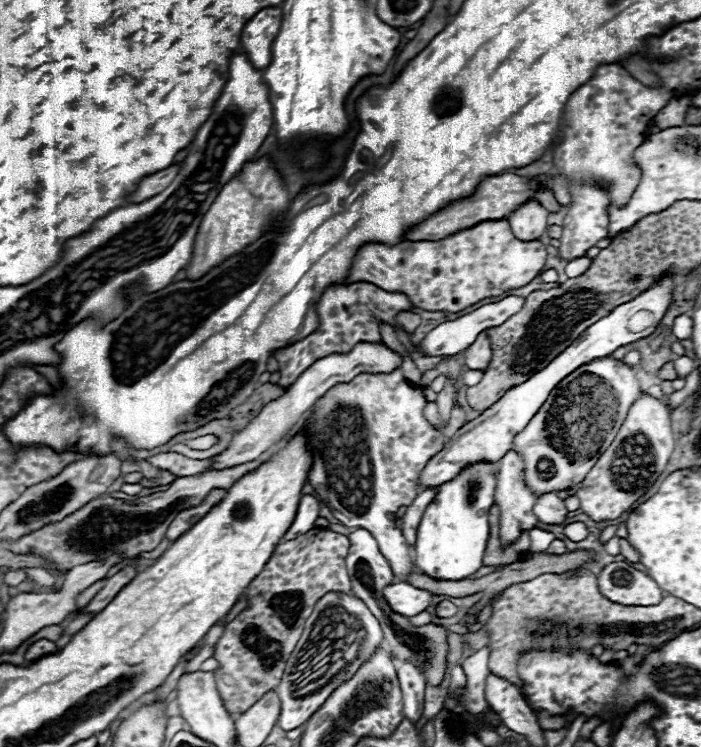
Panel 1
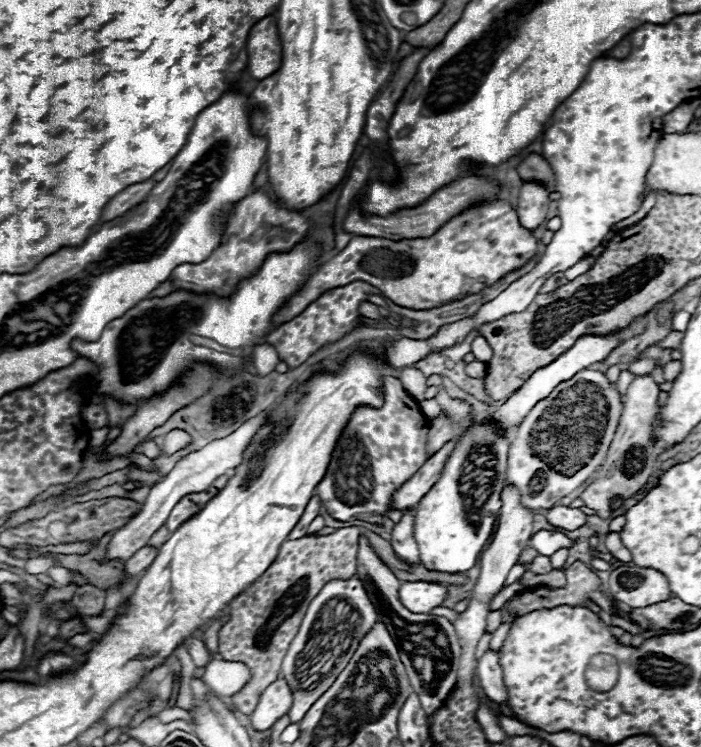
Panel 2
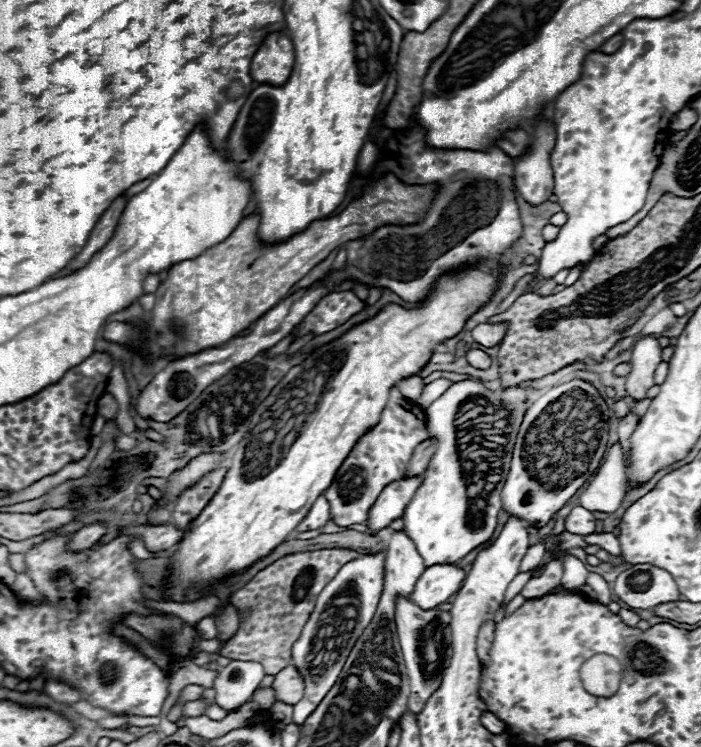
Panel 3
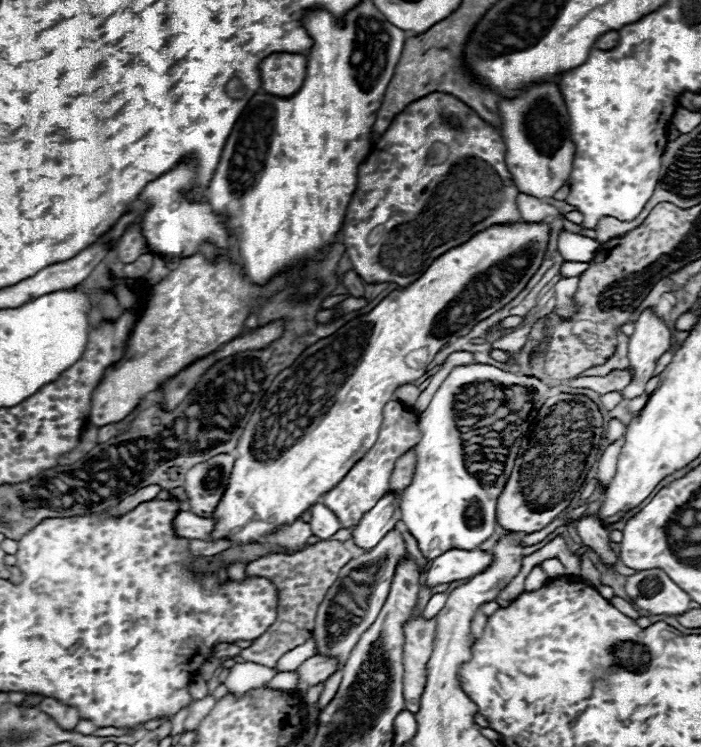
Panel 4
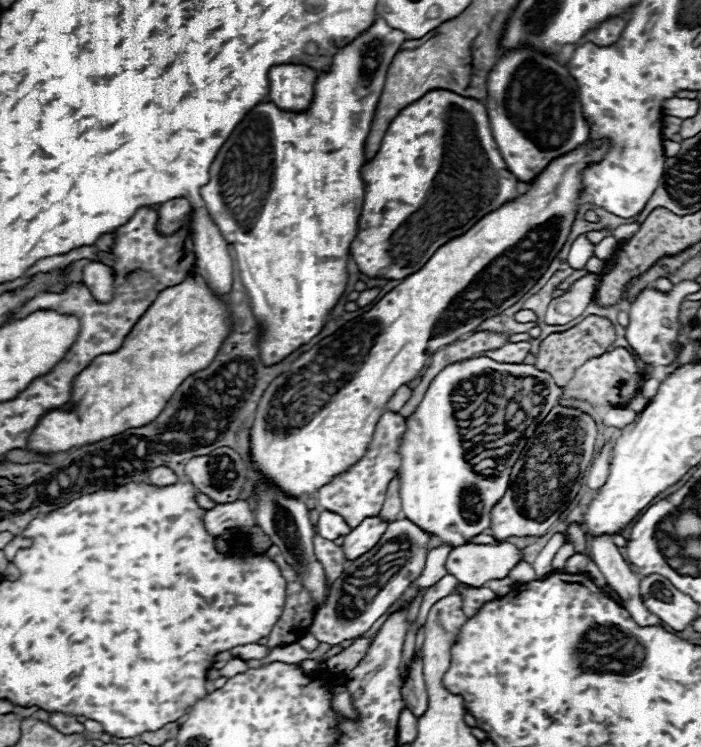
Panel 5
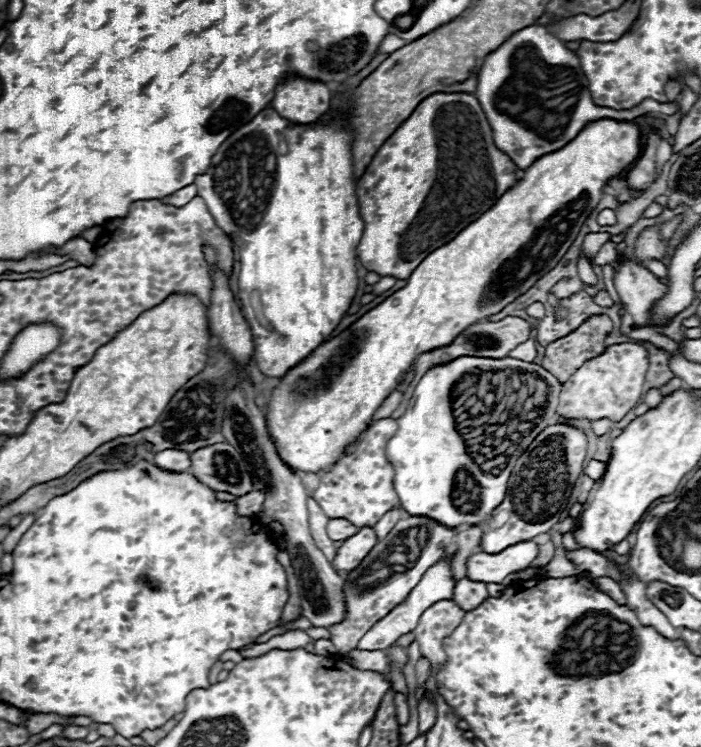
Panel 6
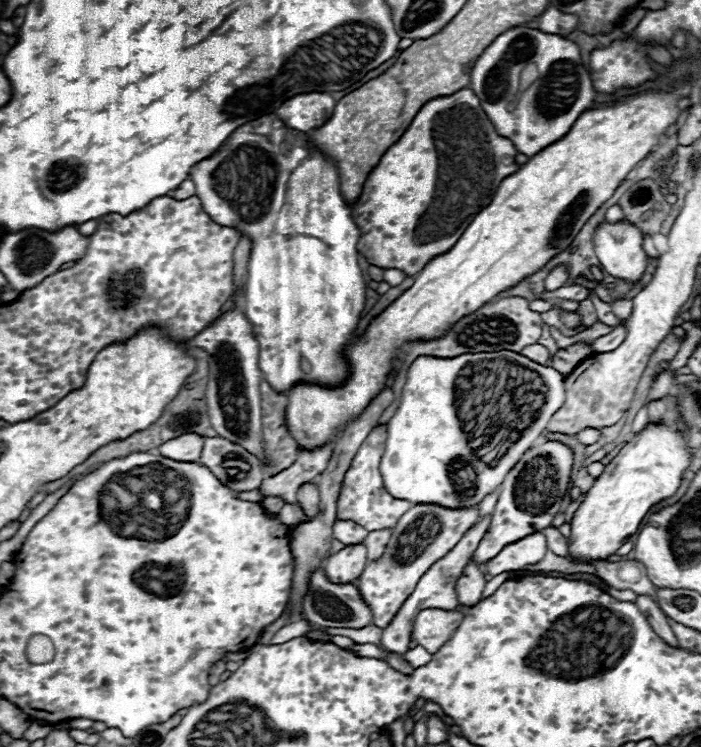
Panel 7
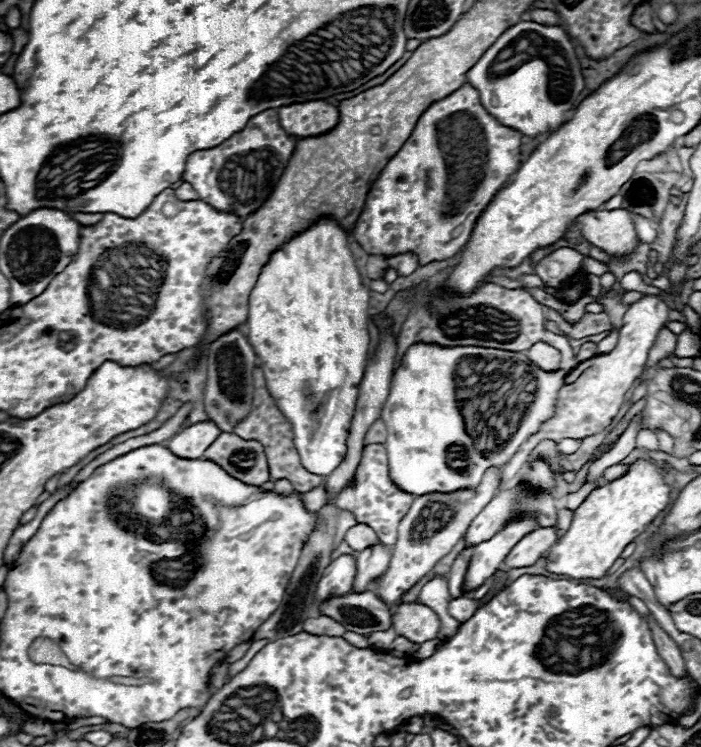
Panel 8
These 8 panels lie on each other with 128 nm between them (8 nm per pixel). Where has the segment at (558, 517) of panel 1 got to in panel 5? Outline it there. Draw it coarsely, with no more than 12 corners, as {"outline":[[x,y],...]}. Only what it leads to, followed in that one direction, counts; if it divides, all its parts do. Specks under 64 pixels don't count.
{"outline":[[612,536],[592,538],[592,560],[638,626],[664,626],[644,608],[640,578]]}

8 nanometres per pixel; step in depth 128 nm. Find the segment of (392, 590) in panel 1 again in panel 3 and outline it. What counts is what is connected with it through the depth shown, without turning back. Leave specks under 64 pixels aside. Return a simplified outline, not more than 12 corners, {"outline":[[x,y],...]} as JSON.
{"outline":[[458,564],[424,570],[410,600],[424,610],[460,590],[466,572]]}

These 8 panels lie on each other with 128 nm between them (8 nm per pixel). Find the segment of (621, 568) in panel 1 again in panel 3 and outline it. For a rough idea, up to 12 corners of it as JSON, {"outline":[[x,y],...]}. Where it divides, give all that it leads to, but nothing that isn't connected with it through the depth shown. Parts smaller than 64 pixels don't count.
{"outline":[[650,564],[624,570],[614,592],[630,608],[682,600],[672,576]]}

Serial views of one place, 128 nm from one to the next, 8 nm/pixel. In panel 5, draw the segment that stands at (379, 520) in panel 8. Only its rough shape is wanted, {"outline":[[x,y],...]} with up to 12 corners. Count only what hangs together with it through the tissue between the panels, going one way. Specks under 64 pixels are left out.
{"outline":[[384,412],[366,454],[318,490],[350,528],[378,516],[406,432]]}

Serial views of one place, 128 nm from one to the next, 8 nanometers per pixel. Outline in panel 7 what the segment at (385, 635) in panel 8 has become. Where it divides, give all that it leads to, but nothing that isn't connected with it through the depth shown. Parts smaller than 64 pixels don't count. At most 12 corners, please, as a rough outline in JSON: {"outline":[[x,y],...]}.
{"outline":[[416,504],[360,594],[386,628],[418,580],[478,520],[476,508]]}

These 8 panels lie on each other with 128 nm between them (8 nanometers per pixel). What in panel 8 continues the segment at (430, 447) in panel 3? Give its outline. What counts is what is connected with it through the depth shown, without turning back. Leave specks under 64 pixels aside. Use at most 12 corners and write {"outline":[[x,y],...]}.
{"outline":[[384,546],[358,554],[352,592],[368,590],[390,564]]}

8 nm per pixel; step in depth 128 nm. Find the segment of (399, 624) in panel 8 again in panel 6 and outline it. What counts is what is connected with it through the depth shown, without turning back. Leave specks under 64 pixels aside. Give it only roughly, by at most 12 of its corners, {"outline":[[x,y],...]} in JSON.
{"outline":[[454,600],[420,616],[414,634],[432,668],[446,662],[442,640],[462,622]]}

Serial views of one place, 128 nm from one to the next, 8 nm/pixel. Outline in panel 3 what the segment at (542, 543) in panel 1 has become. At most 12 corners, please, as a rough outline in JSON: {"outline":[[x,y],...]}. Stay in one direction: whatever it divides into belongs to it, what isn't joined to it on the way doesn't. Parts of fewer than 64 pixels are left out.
{"outline":[[612,532],[590,534],[588,544],[598,544],[610,554],[620,554],[620,542]]}

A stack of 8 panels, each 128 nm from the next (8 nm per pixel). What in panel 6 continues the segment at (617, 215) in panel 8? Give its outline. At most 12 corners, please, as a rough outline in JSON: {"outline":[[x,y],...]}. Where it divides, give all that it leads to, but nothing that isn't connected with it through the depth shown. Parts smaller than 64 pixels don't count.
{"outline":[[606,242],[594,264],[614,268],[624,304],[622,330],[650,320],[666,286],[636,260]]}

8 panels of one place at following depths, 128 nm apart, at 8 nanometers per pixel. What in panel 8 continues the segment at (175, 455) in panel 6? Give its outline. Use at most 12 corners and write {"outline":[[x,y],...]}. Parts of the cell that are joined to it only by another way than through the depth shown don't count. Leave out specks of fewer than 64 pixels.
{"outline":[[212,420],[196,422],[168,440],[180,458],[200,458],[220,436]]}

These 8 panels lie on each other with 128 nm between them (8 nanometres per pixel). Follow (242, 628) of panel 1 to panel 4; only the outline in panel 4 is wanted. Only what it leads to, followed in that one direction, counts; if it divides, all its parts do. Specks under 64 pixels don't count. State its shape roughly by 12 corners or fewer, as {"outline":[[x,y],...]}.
{"outline":[[342,542],[268,554],[248,576],[276,584],[278,616],[240,652],[274,668],[312,636],[316,610],[340,568]]}

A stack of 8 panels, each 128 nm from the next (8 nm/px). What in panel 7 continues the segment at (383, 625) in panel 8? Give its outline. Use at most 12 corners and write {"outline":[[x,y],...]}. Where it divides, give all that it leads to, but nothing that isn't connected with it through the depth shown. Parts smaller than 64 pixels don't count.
{"outline":[[314,572],[304,616],[326,628],[364,628],[372,610],[352,584]]}

